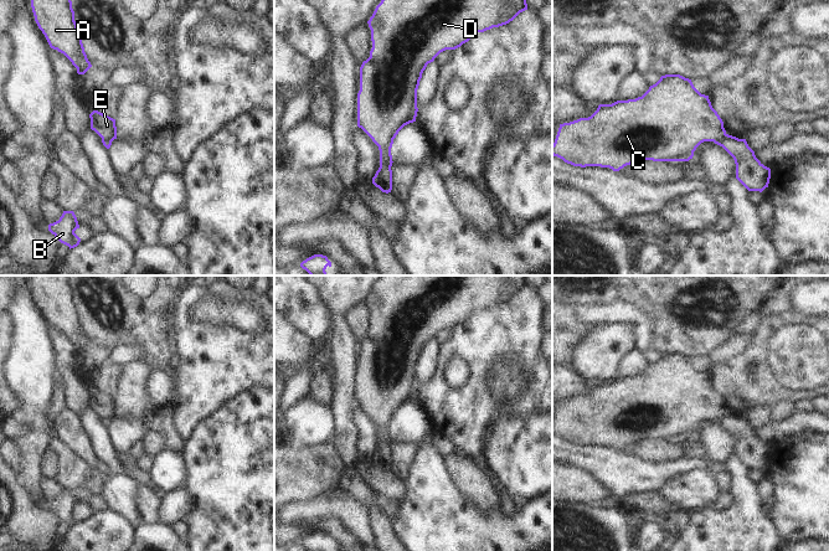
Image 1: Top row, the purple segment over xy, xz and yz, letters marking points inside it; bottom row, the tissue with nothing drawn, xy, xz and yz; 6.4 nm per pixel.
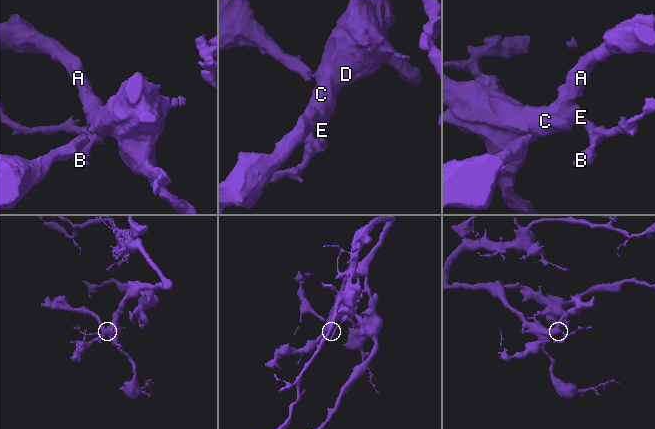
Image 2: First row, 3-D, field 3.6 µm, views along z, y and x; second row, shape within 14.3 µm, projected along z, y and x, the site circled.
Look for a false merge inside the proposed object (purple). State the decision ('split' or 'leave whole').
split

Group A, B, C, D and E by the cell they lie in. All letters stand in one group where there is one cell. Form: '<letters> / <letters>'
A C D E / B

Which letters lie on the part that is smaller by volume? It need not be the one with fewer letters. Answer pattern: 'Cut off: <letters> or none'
Cut off: B

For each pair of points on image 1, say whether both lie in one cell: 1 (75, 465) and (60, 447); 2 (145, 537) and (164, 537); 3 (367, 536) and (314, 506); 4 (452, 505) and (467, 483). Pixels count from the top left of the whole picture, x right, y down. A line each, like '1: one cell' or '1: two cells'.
1: one cell
2: one cell
3: one cell
4: two cells

